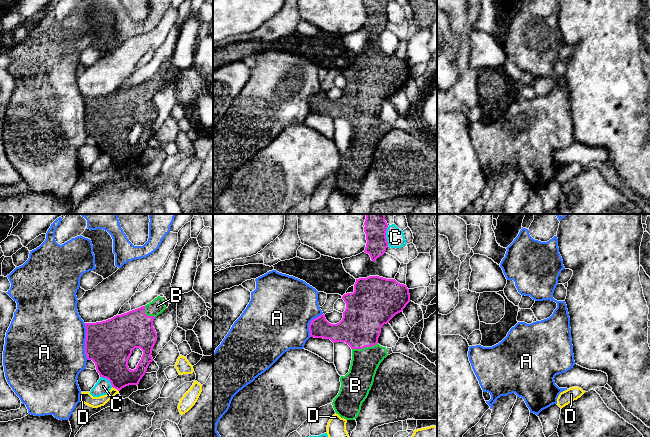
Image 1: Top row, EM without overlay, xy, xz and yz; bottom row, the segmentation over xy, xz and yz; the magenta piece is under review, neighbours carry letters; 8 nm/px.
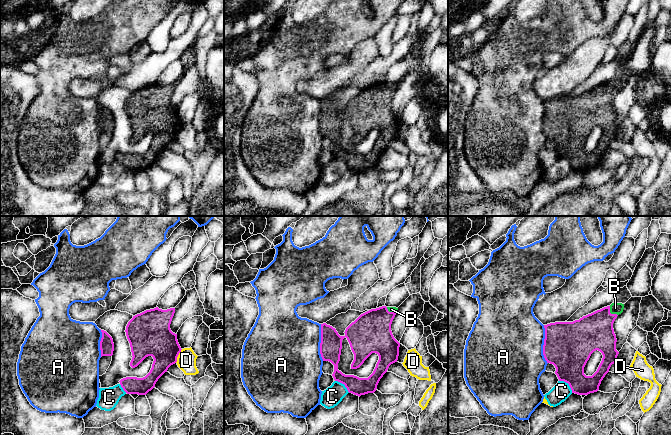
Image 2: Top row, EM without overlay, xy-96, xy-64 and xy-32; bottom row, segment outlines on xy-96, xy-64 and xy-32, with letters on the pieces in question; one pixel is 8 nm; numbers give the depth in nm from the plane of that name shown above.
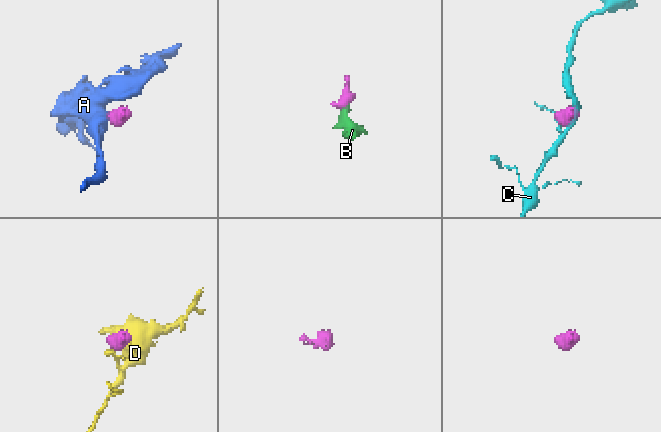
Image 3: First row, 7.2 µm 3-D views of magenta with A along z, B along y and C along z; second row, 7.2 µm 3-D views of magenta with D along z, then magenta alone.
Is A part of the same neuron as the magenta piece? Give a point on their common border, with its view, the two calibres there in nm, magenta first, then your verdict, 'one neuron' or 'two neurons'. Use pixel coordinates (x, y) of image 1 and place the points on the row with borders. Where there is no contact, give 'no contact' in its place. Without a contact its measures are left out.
contact xy (85, 341); calibres 380 and 500 nm; two neurons

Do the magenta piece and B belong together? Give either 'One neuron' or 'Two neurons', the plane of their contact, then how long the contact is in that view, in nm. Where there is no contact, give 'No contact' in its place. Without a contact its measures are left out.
One neuron. Touches magenta in xz. Shared border 220 nm

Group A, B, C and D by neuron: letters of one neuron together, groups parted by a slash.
A / B / C / D

